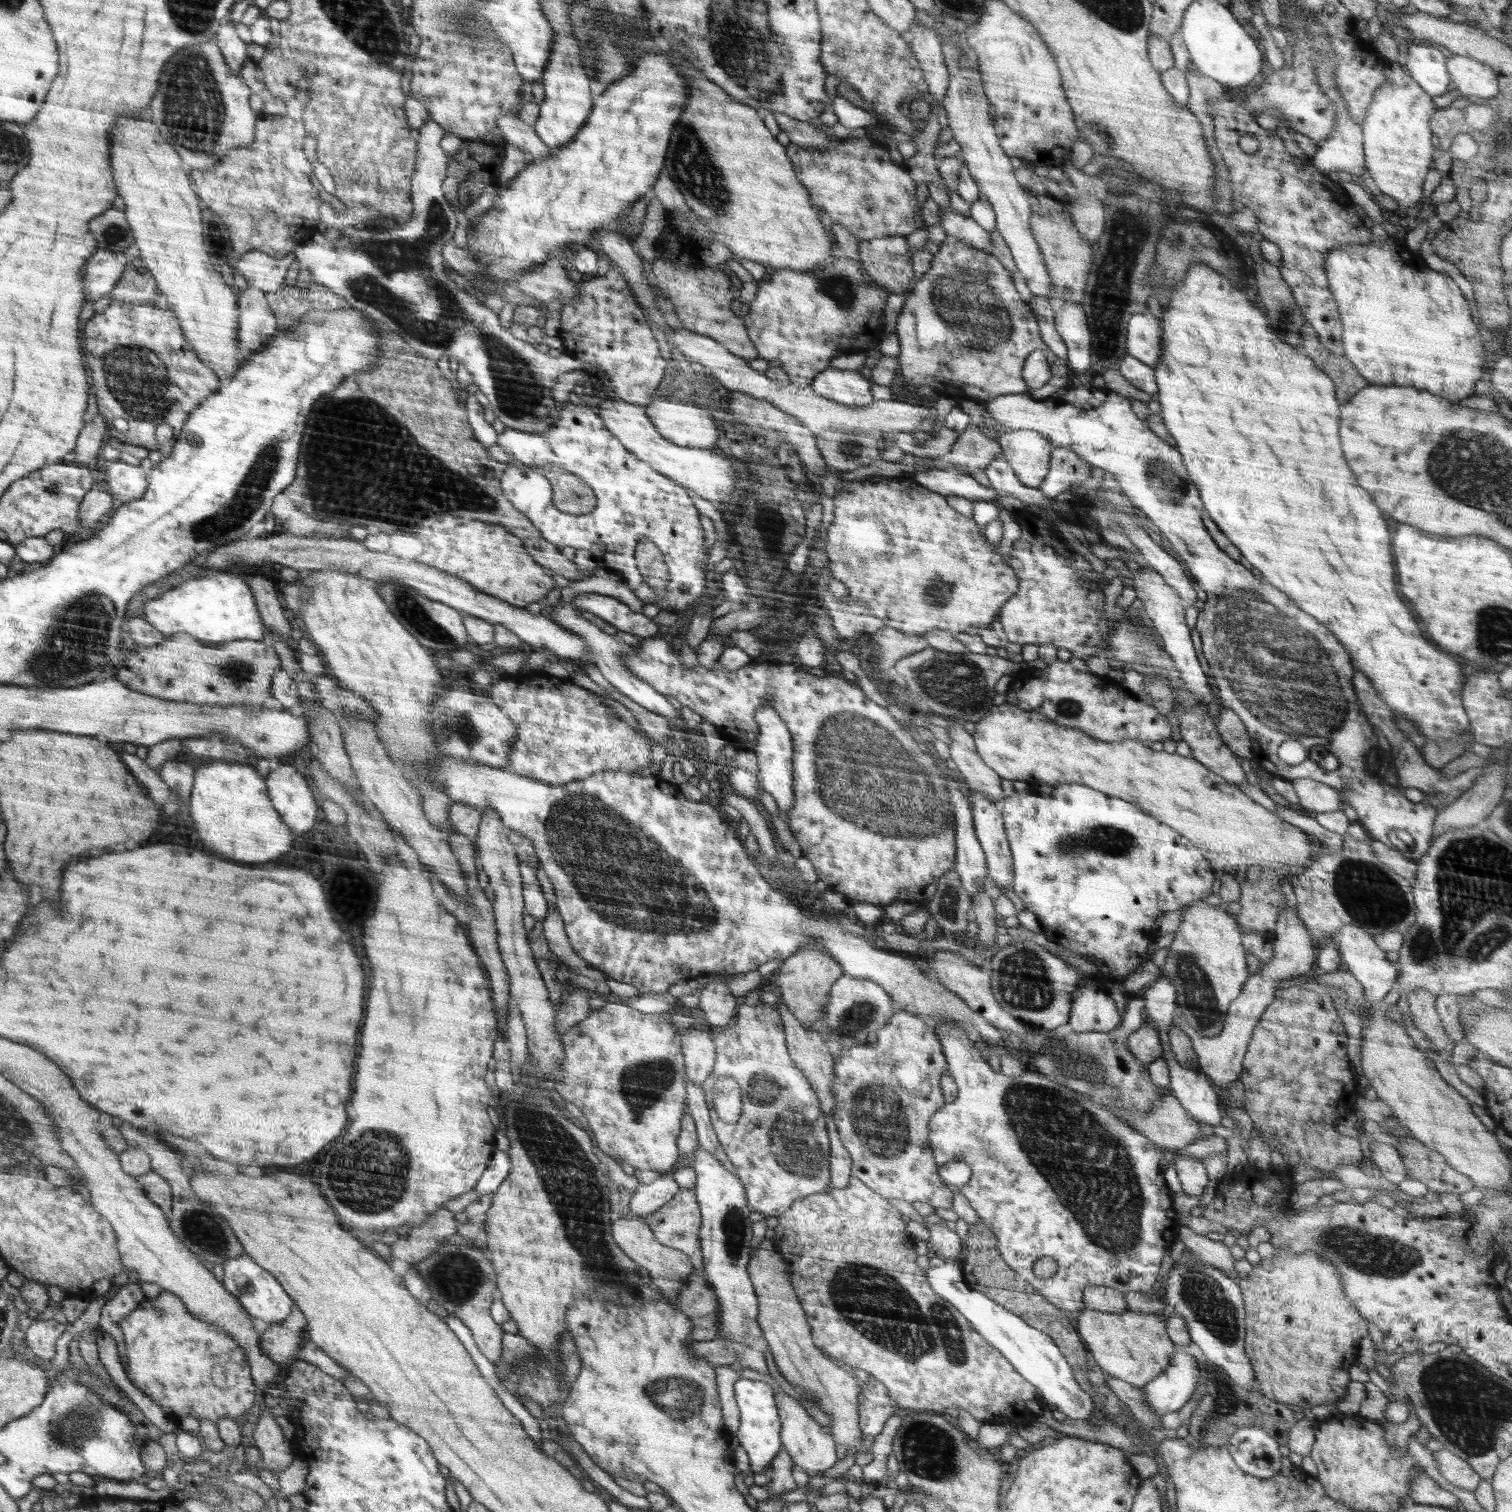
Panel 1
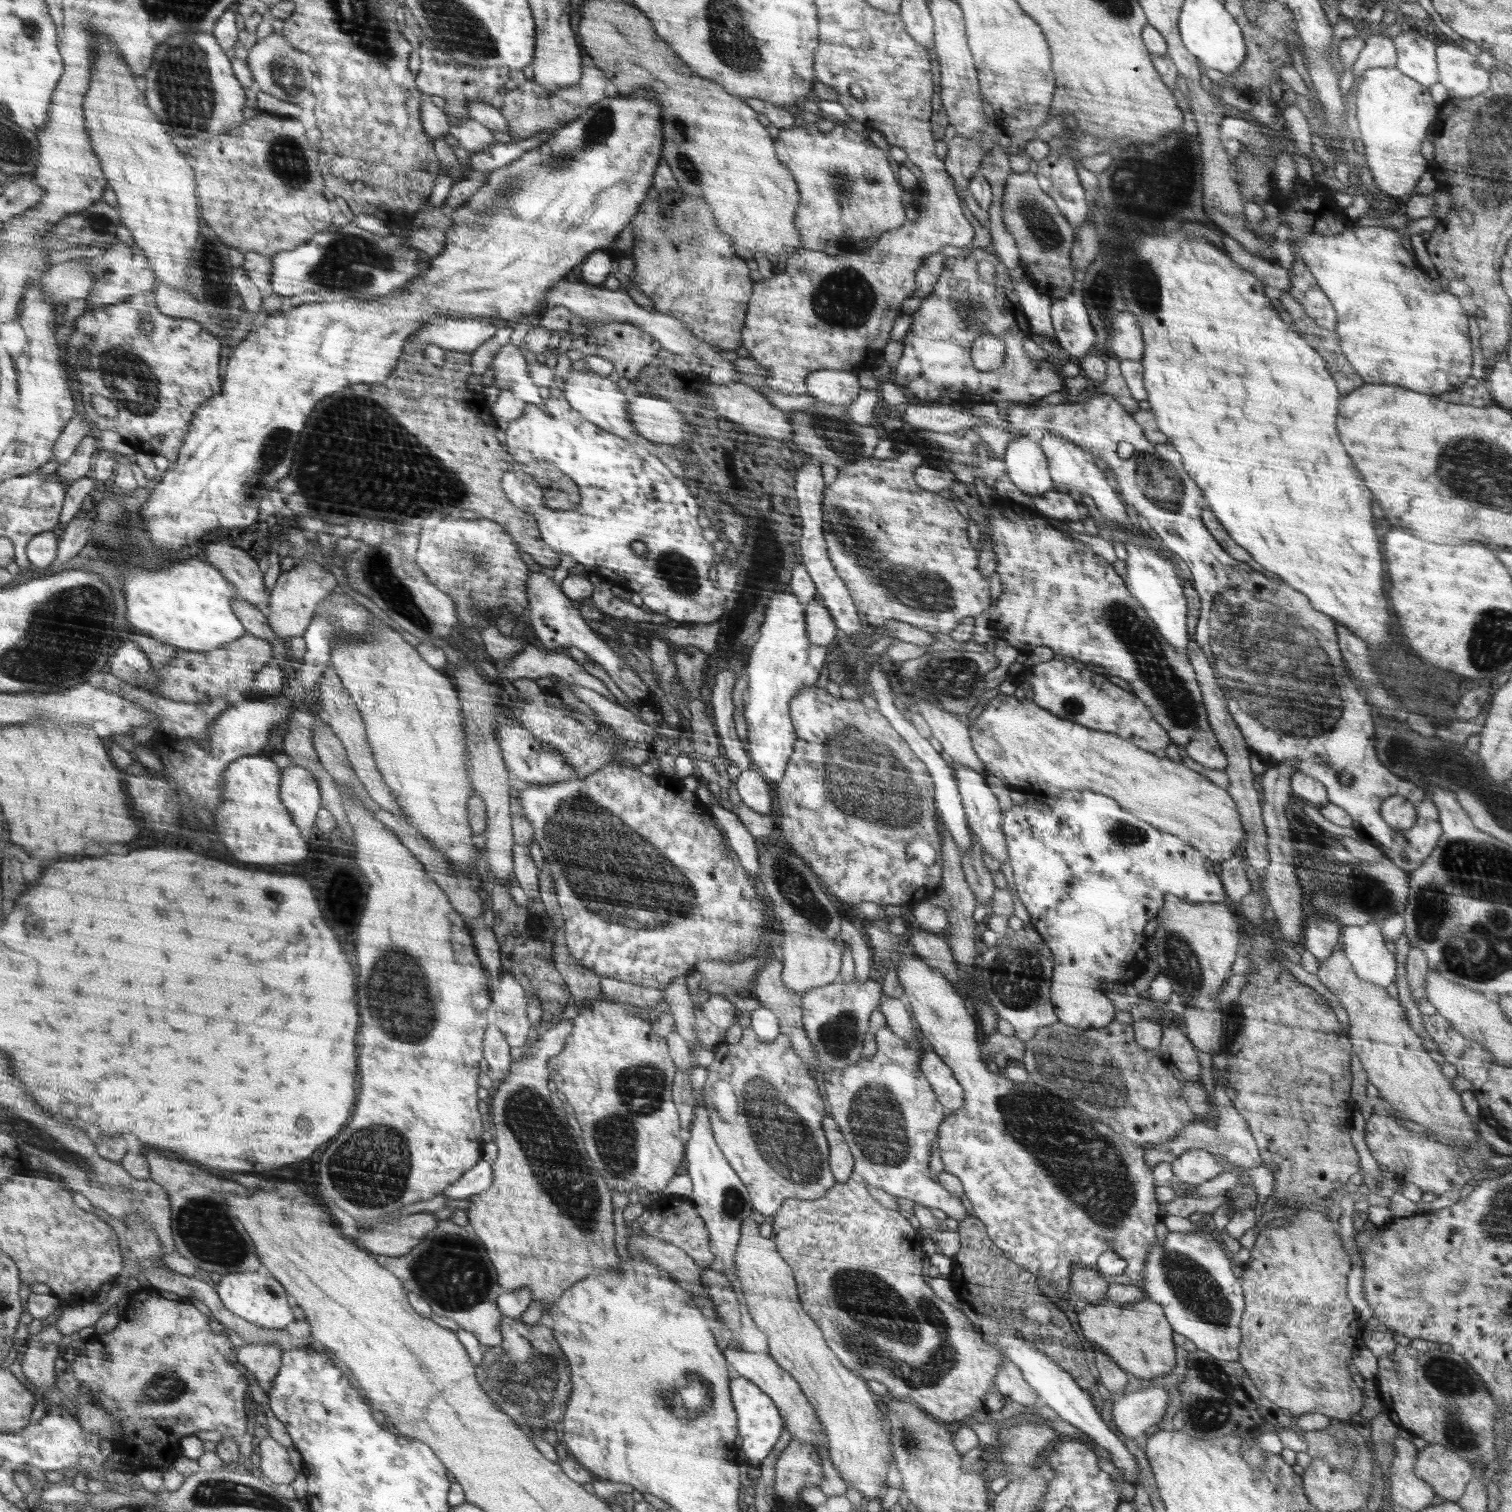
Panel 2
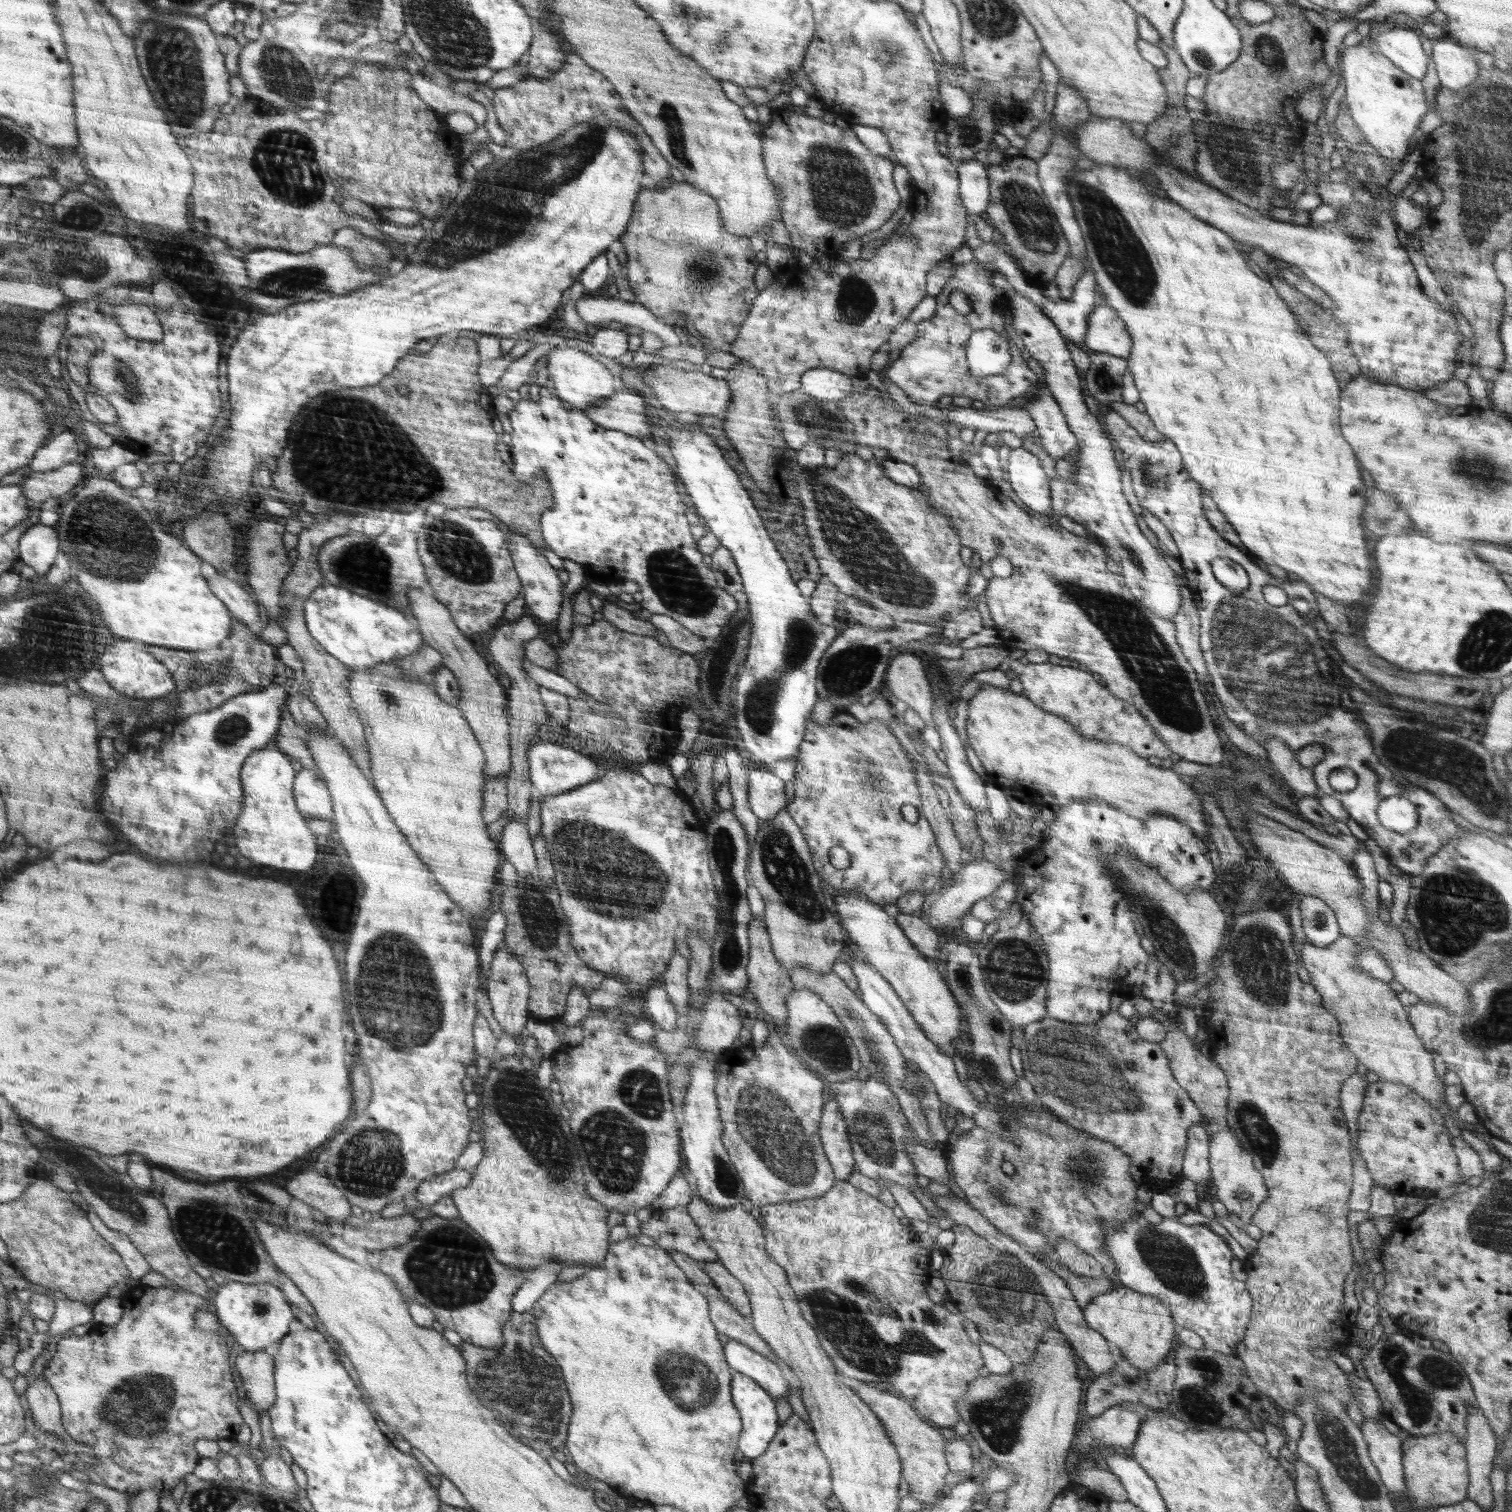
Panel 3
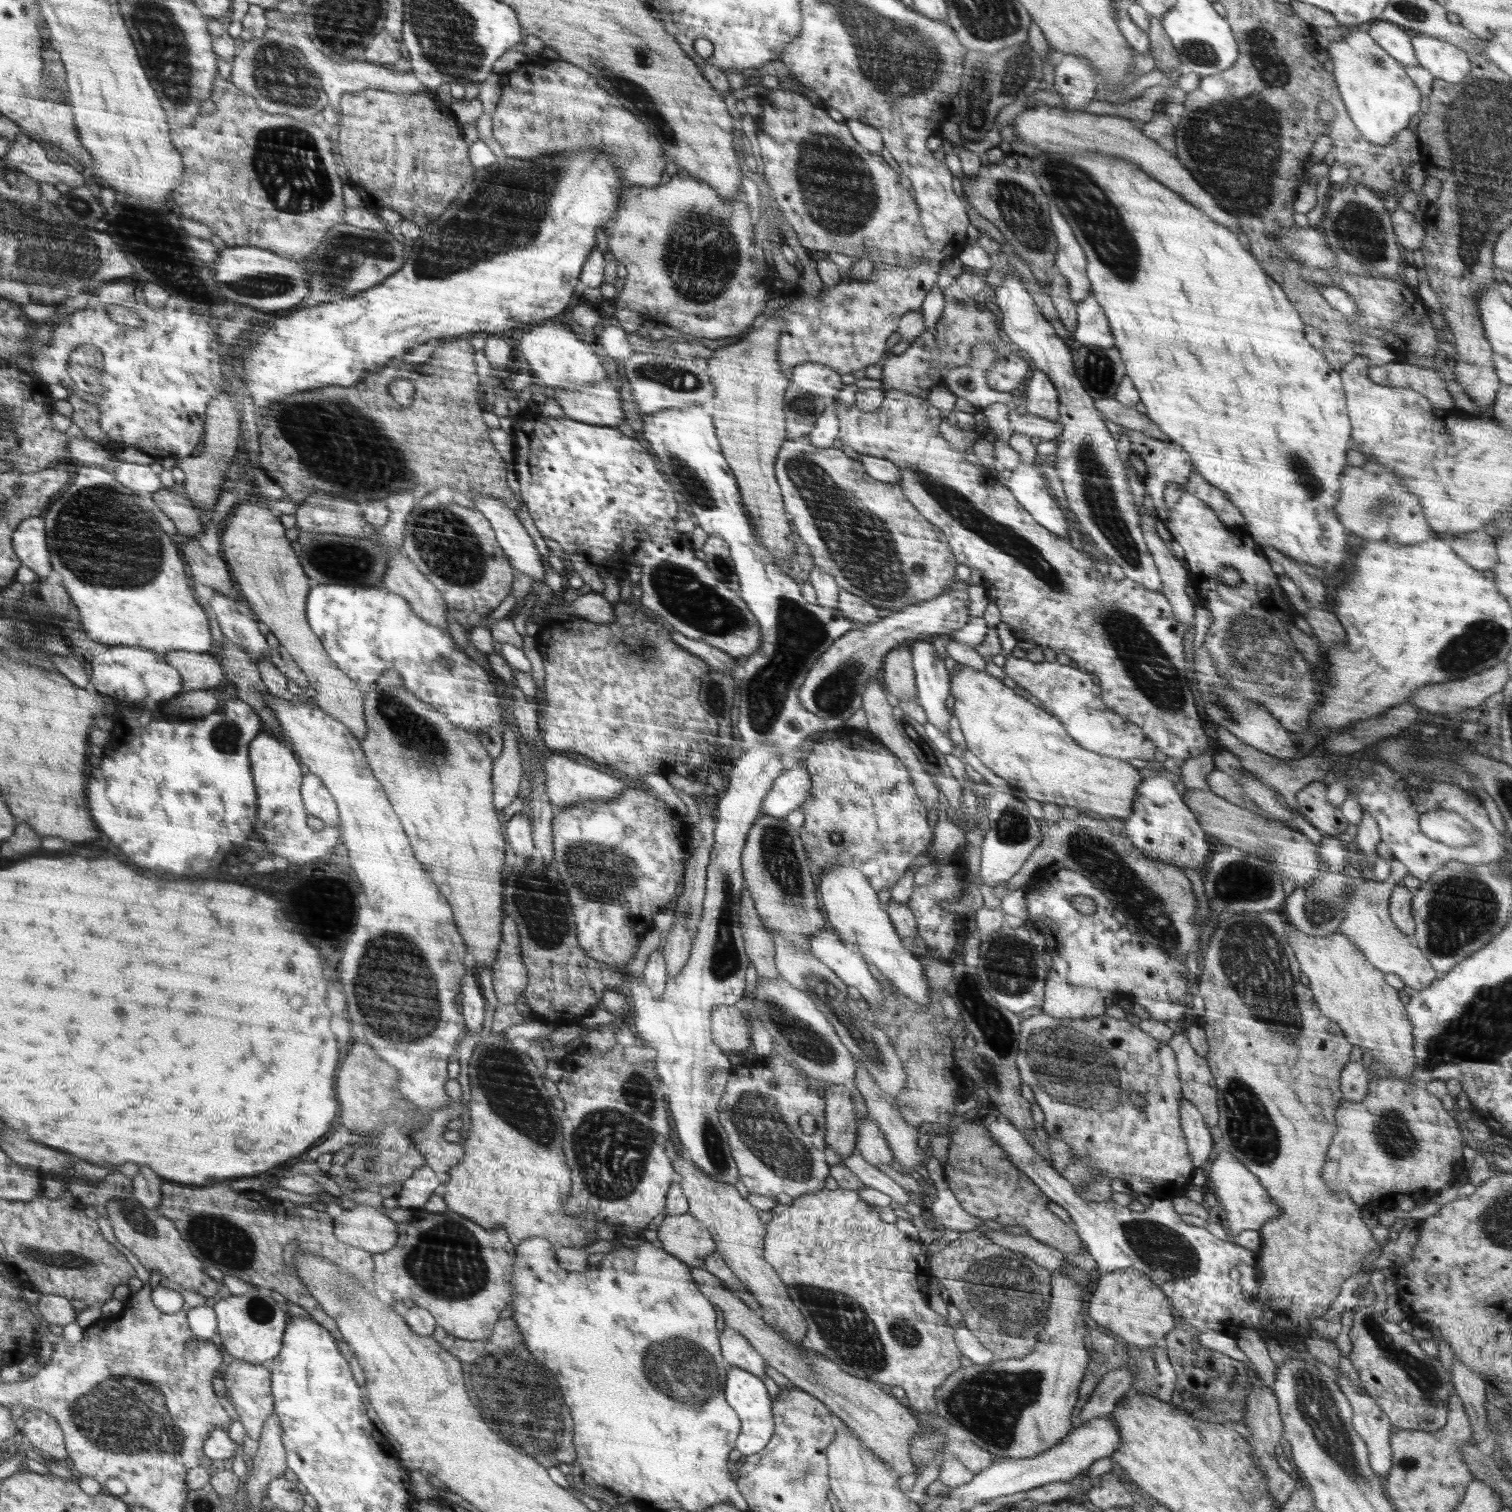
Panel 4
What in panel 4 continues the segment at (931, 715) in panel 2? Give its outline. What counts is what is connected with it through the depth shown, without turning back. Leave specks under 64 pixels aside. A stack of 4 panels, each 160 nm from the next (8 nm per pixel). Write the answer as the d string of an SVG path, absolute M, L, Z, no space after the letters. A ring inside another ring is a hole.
M906 642L889 650L883 658L881 683L897 698L906 698L912 700L917 694L915 685L915 670L913 669L910 645Z

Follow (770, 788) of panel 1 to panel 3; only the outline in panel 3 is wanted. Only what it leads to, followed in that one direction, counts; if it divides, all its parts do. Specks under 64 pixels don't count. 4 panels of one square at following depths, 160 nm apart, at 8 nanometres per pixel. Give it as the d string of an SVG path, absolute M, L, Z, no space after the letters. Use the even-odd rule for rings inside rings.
M682 424L678 428L668 426L668 440L670 452L676 460L678 479L684 484L692 500L693 511L701 518L707 532L712 532L720 544L731 552L737 564L745 592L744 599L752 619L747 659L733 693L734 705L737 708L736 728L742 736L744 752L754 761L767 765L777 760L791 759L794 754L798 754L806 730L806 718L811 715L812 706L818 702L817 668L825 656L825 651L833 644L832 640L838 636L834 630L835 623L828 626L822 624L814 614L810 600L802 596L785 559L769 536L760 511L753 504L748 490L741 484L738 474L730 468L718 446L712 442L712 438L703 429L698 430L696 424Z

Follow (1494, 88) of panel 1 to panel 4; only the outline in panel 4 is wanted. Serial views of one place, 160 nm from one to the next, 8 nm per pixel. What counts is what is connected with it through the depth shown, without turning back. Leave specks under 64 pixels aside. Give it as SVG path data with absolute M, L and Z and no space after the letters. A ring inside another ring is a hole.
M1414 33L1411 43L1418 65L1435 78L1456 84L1470 72L1469 54L1441 38Z

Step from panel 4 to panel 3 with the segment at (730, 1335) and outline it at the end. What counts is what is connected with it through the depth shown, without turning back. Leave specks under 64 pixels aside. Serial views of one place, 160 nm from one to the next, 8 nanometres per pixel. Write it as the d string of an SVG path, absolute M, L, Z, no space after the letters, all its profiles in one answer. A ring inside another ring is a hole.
M734 1339L727 1342L725 1353L726 1361L734 1371L752 1378L758 1385L765 1388L774 1400L787 1399L788 1391L792 1387L780 1368L774 1362L770 1362L768 1357L762 1356L761 1353Z

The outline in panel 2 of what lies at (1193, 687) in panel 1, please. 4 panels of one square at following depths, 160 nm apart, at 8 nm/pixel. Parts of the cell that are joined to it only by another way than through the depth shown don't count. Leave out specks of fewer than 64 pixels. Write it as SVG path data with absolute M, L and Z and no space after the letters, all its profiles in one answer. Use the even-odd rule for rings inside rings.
M1123 539L1123 543L1128 554L1125 560L1127 572L1123 579L1126 588L1148 613L1158 633L1162 634L1171 648L1179 652L1180 655L1187 656L1189 634L1186 628L1186 612L1188 610L1186 609L1186 597L1182 592L1183 586L1177 577L1177 570L1175 570L1176 565L1171 563L1162 553L1159 553L1159 550L1153 551L1125 539Z

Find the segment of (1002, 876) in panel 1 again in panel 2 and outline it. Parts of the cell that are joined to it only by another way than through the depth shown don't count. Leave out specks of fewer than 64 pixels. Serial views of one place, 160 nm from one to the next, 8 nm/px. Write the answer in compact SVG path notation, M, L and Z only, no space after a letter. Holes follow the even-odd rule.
M953 763L954 776L960 793L962 804L967 817L969 828L974 832L974 836L978 838L980 846L982 846L983 854L988 854L996 859L999 864L1009 864L1010 856L1006 847L1006 838L1002 831L1002 811L998 806L998 798L993 795L988 786L987 779L979 772L968 768L967 766Z

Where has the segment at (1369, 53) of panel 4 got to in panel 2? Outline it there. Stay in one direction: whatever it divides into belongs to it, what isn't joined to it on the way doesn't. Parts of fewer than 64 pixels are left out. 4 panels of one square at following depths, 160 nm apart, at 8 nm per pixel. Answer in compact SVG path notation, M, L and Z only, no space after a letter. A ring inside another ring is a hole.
M1395 66L1368 68L1359 78L1355 86L1359 144L1374 184L1388 195L1411 194L1418 179L1428 170L1428 161L1420 148L1438 111L1429 88L1402 74Z

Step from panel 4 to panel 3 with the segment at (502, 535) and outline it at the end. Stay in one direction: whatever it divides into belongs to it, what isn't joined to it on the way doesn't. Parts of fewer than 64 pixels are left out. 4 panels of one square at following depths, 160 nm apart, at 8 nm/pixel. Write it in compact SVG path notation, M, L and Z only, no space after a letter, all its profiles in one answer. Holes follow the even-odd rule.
M511 530L508 535L510 553L514 560L517 575L524 586L526 613L530 614L545 624L558 624L561 602L563 599L563 583L557 575L557 570L548 563L542 552L540 552L525 536Z

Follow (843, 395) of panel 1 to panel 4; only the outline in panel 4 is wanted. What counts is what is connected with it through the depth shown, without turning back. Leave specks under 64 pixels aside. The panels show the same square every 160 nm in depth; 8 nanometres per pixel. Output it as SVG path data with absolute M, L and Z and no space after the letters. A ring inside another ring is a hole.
M816 363L797 366L790 381L809 394L820 395L828 399L834 399L845 387L840 373L828 366Z

